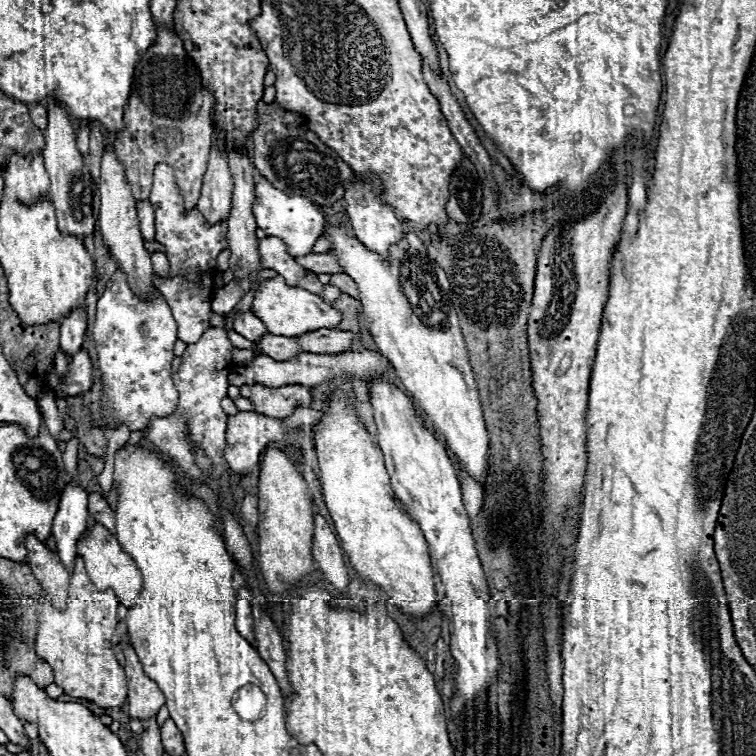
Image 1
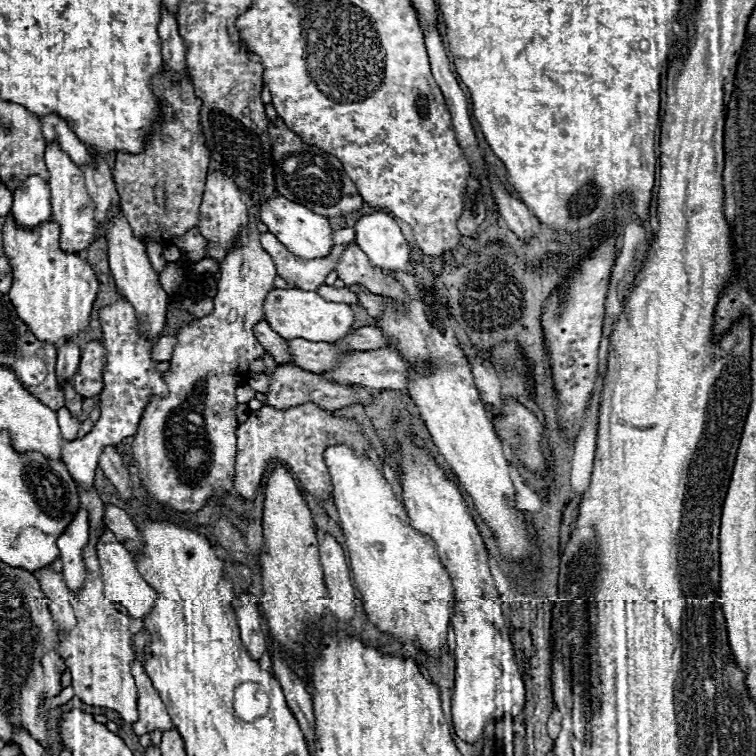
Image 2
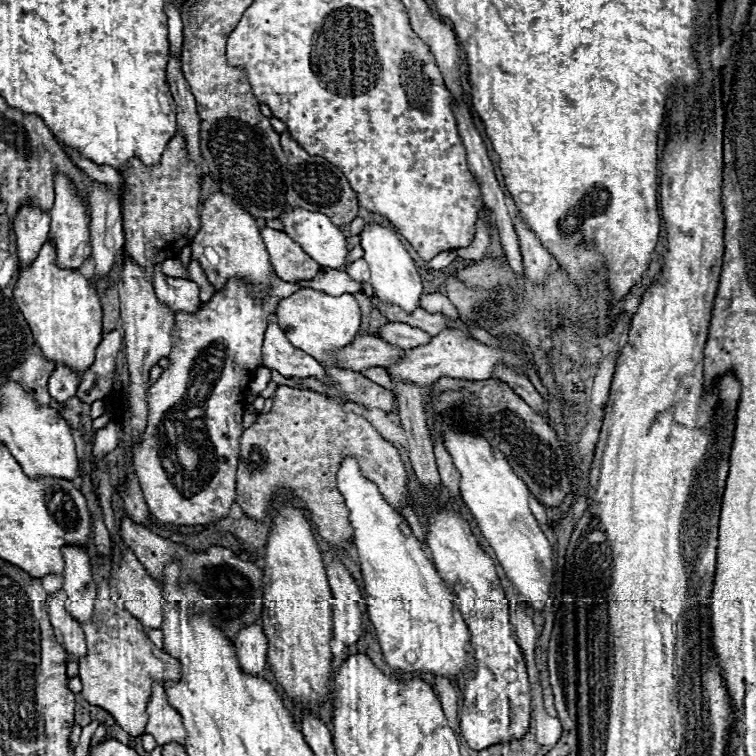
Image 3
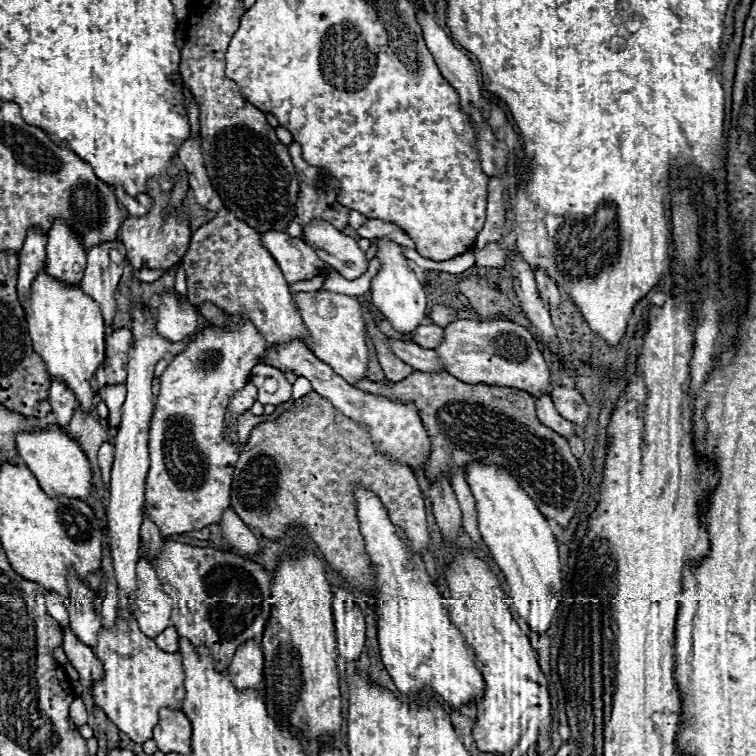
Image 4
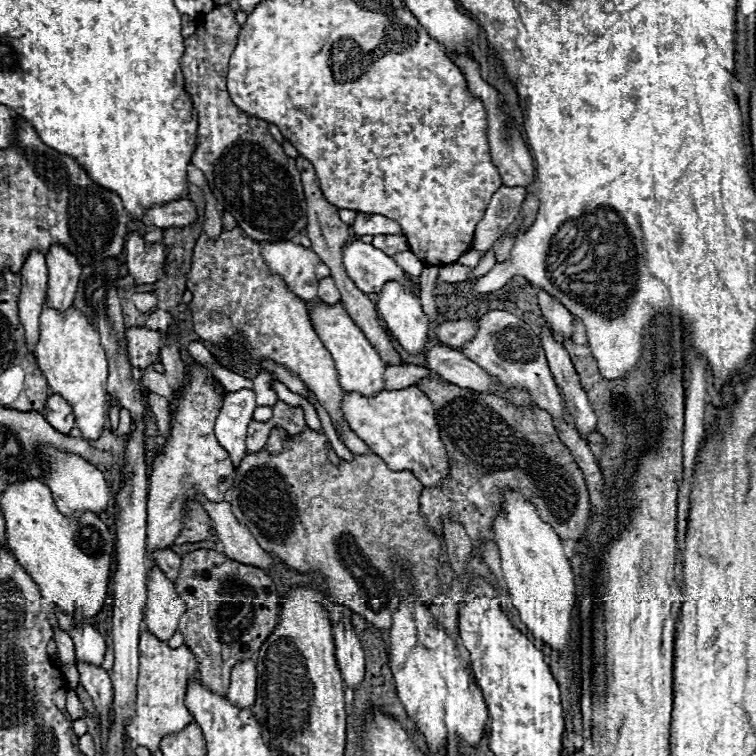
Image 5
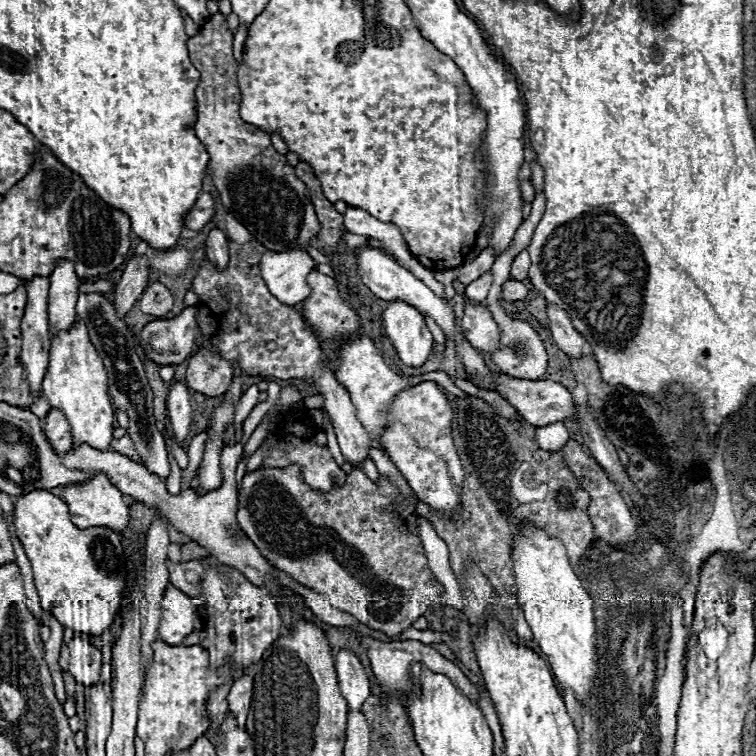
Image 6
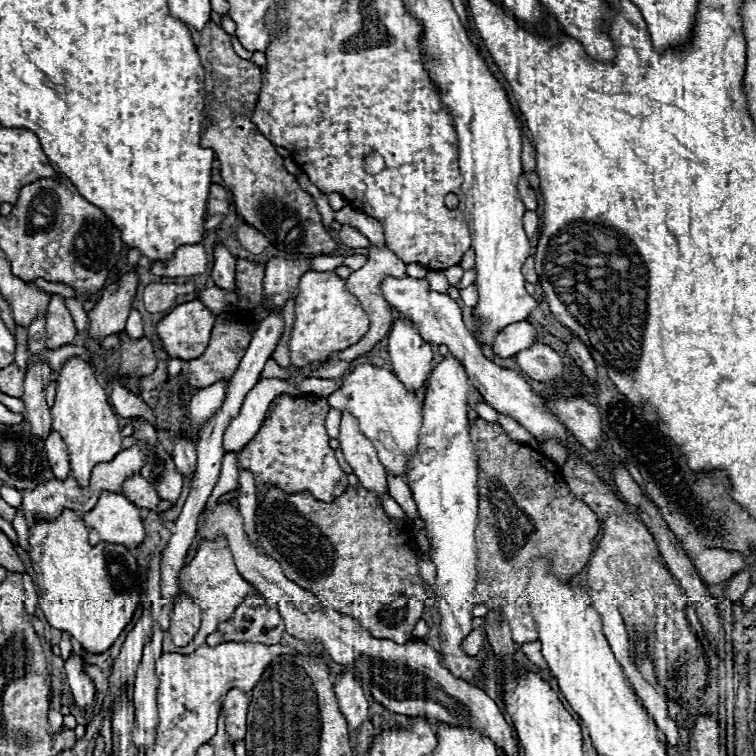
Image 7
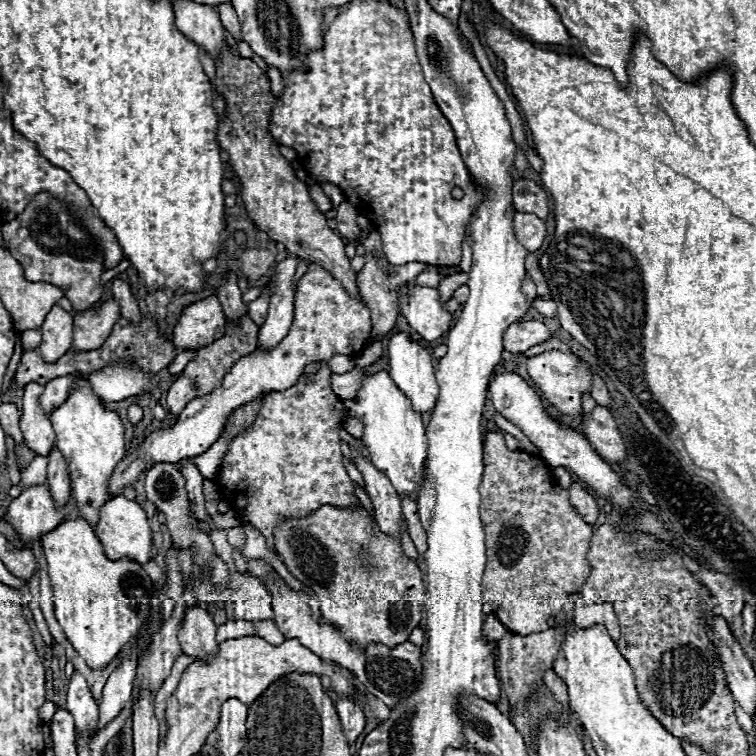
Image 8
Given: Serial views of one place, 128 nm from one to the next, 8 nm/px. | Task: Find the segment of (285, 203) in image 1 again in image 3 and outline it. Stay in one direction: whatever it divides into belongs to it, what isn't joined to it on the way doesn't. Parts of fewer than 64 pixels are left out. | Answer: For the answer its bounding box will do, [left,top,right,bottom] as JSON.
[280,210,350,268]

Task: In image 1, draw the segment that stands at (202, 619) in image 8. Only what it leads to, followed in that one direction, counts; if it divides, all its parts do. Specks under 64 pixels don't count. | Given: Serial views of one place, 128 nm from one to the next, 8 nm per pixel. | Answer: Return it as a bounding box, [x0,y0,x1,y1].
[78,524,144,608]

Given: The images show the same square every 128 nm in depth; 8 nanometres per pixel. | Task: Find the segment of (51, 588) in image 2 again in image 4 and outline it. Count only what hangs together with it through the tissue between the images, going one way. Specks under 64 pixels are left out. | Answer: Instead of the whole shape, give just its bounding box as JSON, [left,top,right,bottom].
[62,628,102,686]

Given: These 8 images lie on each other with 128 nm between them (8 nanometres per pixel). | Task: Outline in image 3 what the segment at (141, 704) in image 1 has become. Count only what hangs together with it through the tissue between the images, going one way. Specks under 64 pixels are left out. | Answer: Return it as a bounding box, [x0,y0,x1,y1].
[146,686,186,746]

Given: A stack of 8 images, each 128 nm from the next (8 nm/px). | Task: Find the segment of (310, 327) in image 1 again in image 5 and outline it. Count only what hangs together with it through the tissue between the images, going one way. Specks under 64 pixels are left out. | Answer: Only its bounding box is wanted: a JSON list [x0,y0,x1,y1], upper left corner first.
[310,302,386,398]

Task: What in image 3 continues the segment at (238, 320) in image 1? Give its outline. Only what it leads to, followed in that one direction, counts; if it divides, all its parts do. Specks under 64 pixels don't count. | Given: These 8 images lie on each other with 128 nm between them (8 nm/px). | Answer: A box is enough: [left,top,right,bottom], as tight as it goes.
[262,322,332,384]

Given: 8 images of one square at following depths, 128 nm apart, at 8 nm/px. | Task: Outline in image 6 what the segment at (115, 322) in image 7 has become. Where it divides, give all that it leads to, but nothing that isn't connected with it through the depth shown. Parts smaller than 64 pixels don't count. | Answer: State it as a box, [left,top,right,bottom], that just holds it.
[112,256,148,318]

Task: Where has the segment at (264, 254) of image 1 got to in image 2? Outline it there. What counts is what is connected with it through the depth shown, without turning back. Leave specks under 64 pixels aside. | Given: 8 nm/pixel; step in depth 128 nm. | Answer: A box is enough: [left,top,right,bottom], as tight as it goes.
[260,232,348,290]

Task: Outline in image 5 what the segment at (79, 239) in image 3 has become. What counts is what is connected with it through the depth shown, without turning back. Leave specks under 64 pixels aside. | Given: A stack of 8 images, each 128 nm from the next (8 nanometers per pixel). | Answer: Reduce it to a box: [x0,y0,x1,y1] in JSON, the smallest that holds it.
[48,246,82,312]

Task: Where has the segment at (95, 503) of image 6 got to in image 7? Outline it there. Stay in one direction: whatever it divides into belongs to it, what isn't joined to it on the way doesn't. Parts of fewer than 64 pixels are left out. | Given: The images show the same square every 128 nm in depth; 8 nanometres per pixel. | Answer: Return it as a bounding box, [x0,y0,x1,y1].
[82,492,146,548]

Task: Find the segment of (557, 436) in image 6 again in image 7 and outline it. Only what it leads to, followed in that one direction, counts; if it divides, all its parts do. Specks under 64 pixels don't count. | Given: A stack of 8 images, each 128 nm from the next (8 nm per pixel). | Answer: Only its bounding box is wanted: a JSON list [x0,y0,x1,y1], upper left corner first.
[540,442,568,466]

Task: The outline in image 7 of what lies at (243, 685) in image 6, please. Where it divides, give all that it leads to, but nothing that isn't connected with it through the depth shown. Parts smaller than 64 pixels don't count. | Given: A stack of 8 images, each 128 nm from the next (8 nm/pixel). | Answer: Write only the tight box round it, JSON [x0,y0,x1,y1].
[224,690,248,744]

